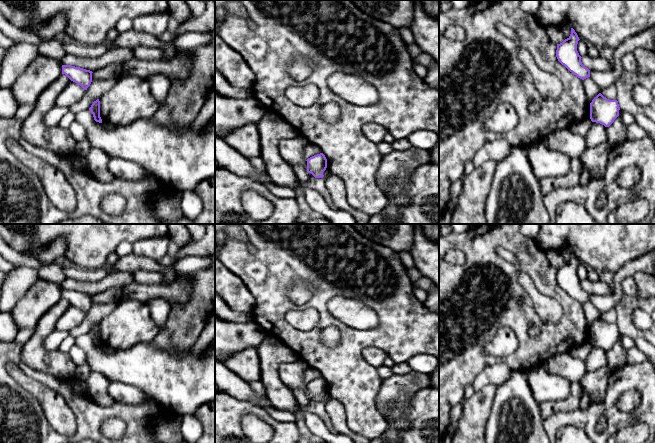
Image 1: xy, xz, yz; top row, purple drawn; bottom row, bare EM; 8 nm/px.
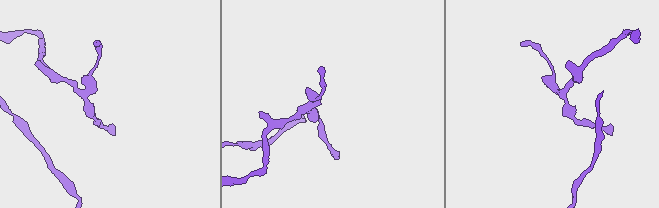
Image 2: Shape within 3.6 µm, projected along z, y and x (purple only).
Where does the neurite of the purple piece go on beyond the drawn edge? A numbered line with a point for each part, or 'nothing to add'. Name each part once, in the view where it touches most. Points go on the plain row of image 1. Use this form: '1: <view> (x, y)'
nothing to add

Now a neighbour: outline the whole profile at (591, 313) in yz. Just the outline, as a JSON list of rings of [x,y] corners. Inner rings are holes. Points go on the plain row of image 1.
[[[590,302],[583,304],[584,314],[589,327],[601,316],[601,313],[596,309],[596,307]]]

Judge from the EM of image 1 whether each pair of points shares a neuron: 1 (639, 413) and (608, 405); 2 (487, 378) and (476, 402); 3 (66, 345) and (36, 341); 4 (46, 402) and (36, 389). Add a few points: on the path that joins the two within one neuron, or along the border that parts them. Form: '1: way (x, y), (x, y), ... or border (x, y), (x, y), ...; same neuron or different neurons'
1: way (631, 416), (619, 416), (616, 413); same neuron
2: border (497, 385), (486, 385), (474, 392); different neurons
3: border (57, 349), (68, 353); different neurons
4: way (46, 399), (39, 392); same neuron

